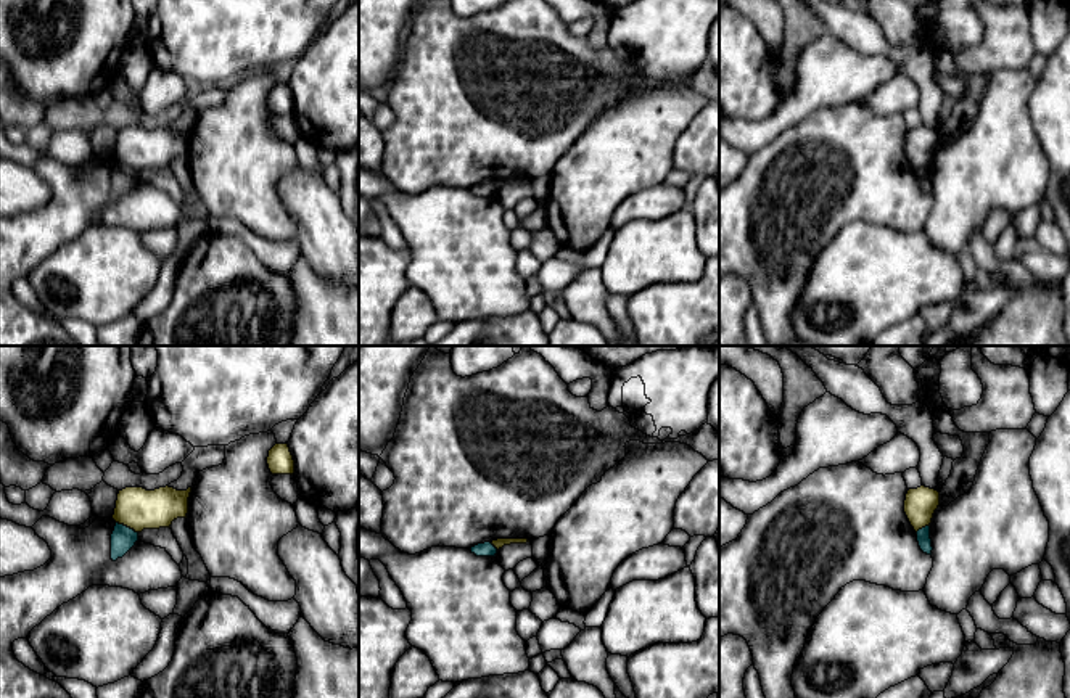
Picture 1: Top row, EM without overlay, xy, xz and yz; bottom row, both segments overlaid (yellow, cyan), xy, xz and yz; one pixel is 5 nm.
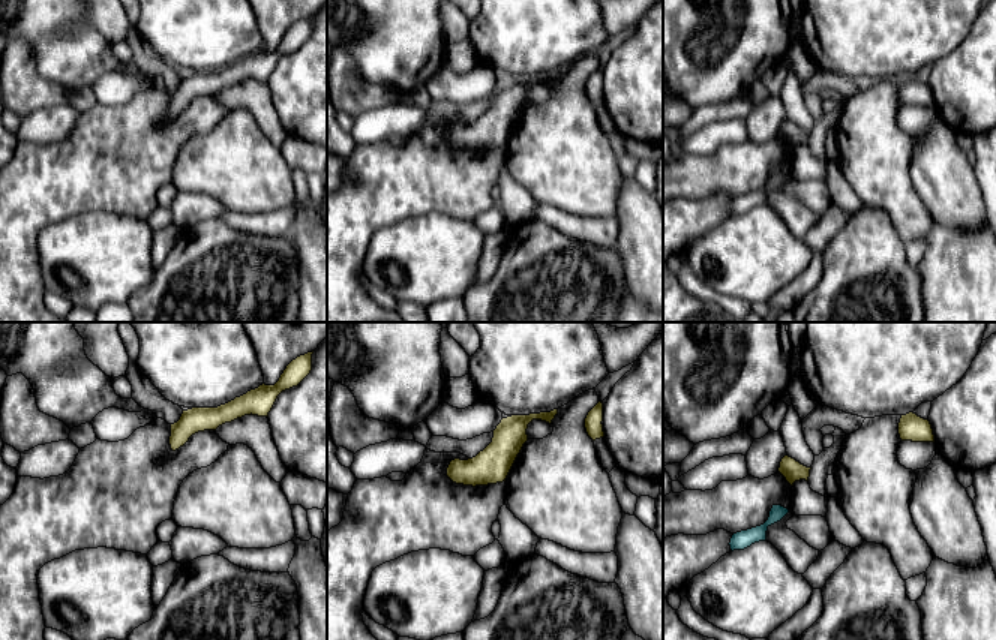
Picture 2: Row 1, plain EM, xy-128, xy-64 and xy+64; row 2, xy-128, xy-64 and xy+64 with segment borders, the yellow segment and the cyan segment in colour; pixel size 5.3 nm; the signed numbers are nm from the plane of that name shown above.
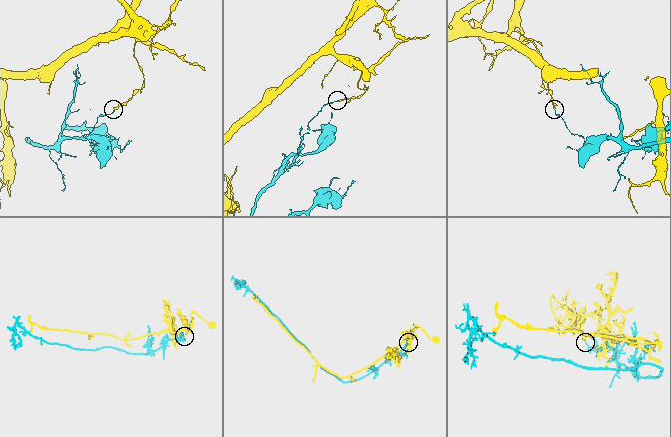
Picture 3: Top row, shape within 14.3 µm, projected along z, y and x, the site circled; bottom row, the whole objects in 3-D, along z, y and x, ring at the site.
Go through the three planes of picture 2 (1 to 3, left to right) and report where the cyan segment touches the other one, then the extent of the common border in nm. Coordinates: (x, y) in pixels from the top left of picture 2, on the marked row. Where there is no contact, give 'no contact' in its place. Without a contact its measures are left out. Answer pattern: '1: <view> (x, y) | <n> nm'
1: no contact
2: no contact
3: no contact

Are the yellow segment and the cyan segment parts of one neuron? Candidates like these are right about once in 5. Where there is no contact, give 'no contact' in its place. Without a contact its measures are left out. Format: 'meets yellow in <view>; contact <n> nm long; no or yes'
meets yellow in xy; contact 130 nm long; no

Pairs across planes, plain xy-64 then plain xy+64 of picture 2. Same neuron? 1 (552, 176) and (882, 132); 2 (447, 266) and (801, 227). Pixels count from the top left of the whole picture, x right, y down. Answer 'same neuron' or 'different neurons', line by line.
1: same neuron
2: different neurons

